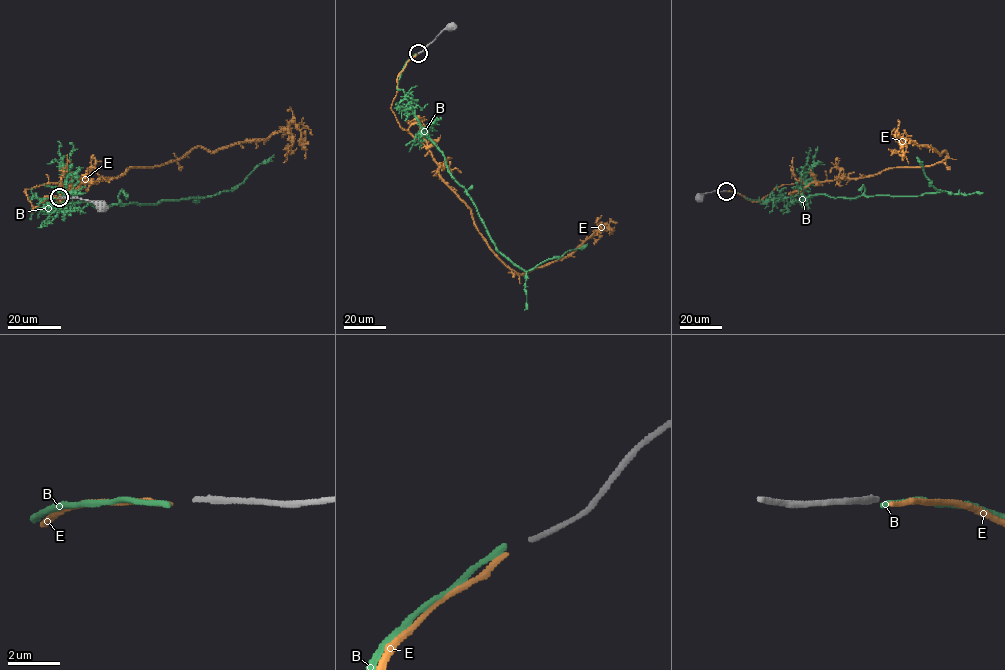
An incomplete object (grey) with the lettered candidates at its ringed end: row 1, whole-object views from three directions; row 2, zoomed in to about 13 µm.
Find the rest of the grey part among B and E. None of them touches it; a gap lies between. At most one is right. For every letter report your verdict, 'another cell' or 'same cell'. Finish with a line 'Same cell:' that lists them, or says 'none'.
B: another cell
E: another cell
Same cell: none

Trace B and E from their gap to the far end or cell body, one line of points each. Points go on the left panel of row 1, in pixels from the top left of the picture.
B: (56, 198), (45, 198), (31, 209), (41, 210), (60, 202), (110, 206), (208, 197), (233, 189), (274, 155)
E: (57, 198), (32, 211), (25, 190), (110, 179), (197, 147), (267, 139), (291, 122), (304, 159)

